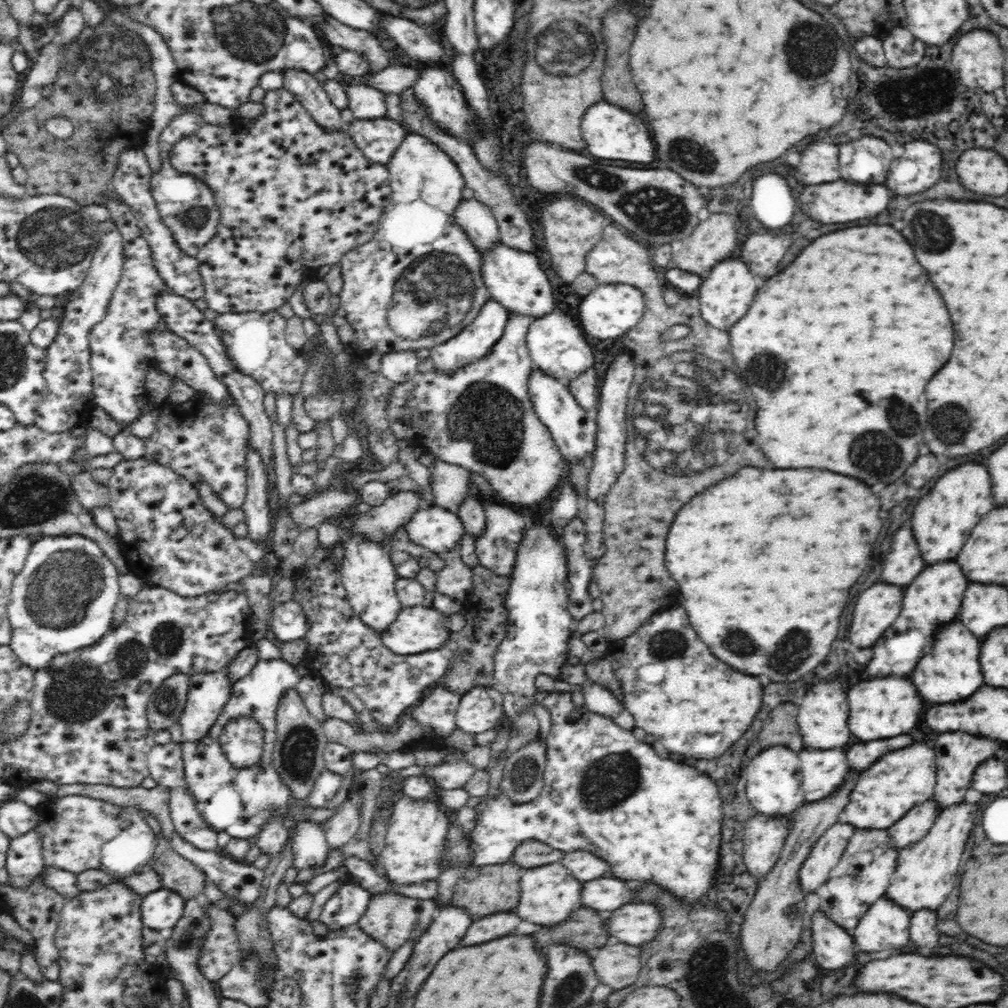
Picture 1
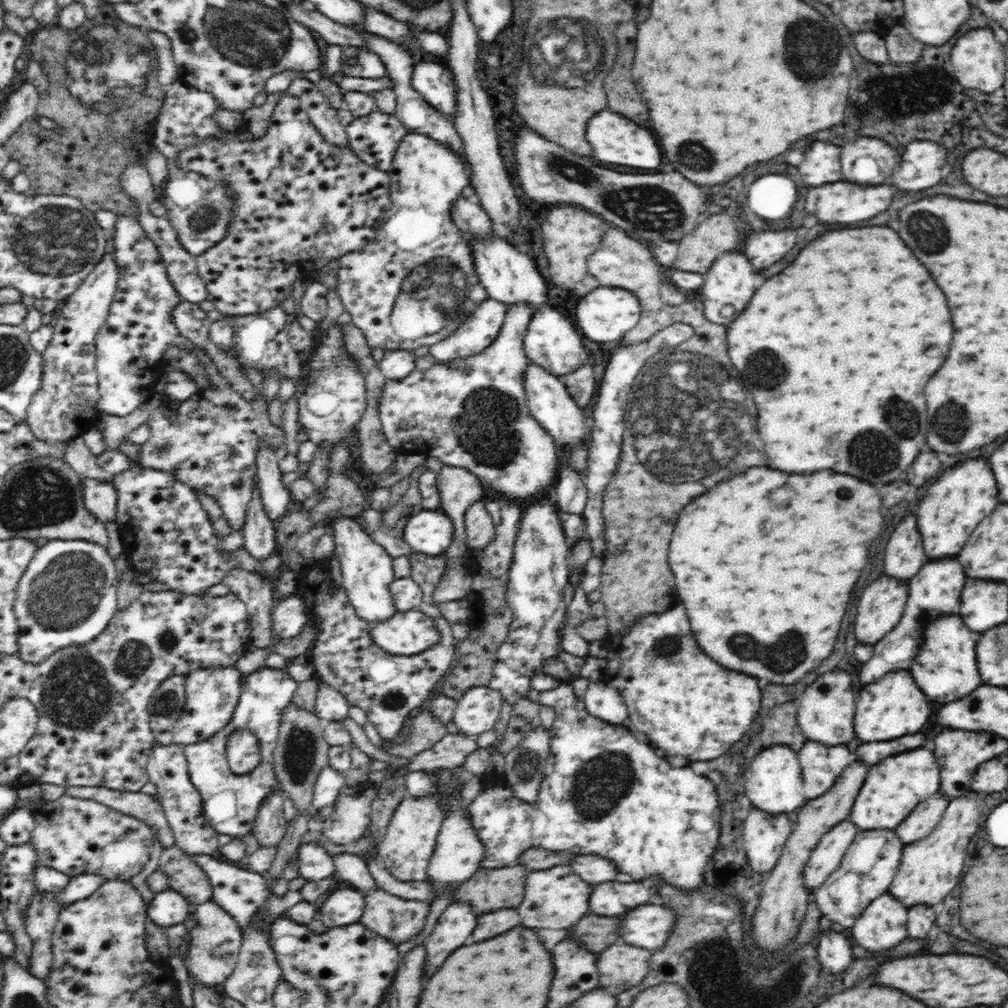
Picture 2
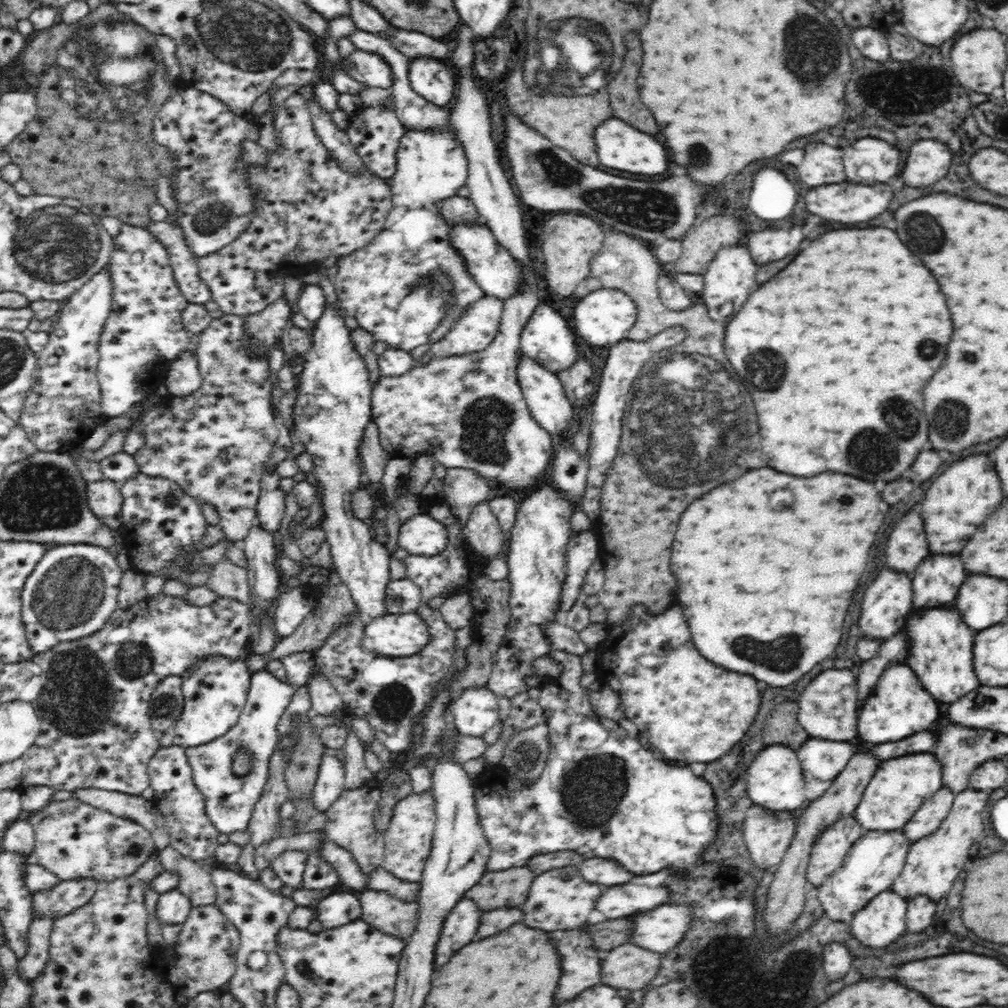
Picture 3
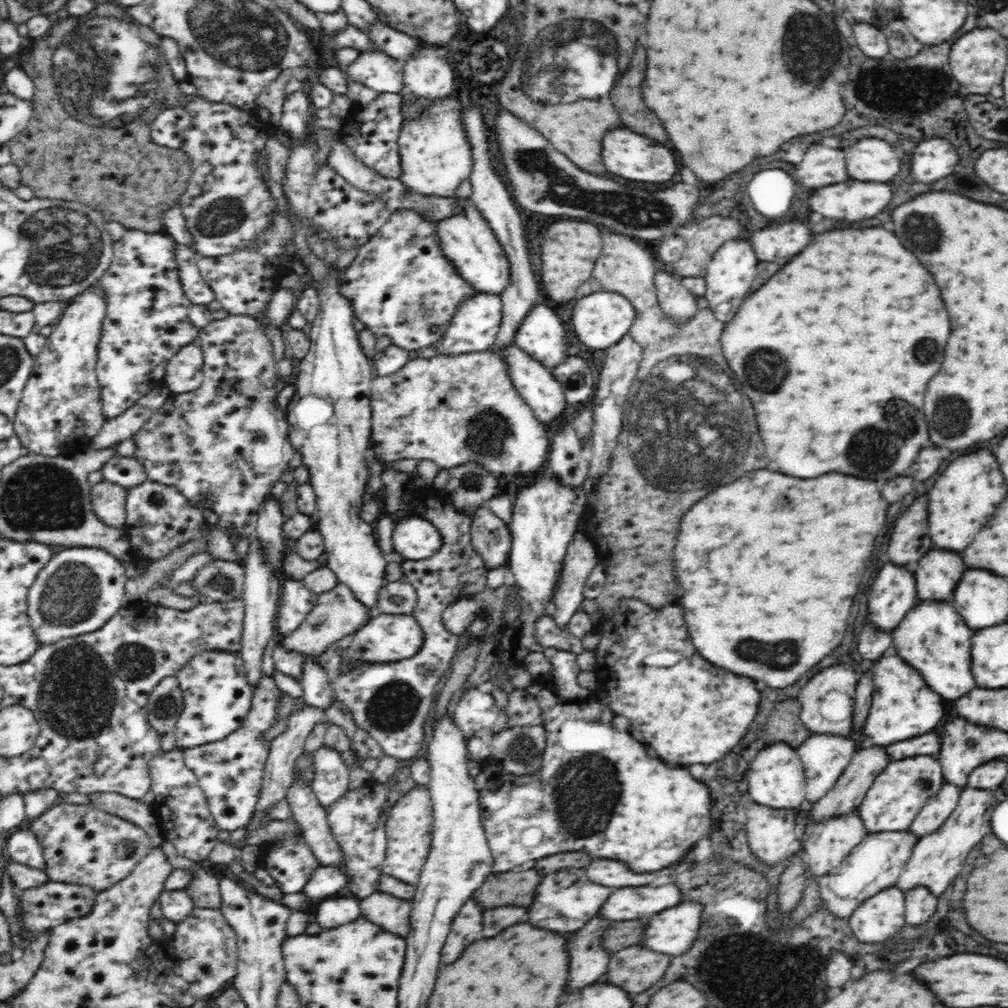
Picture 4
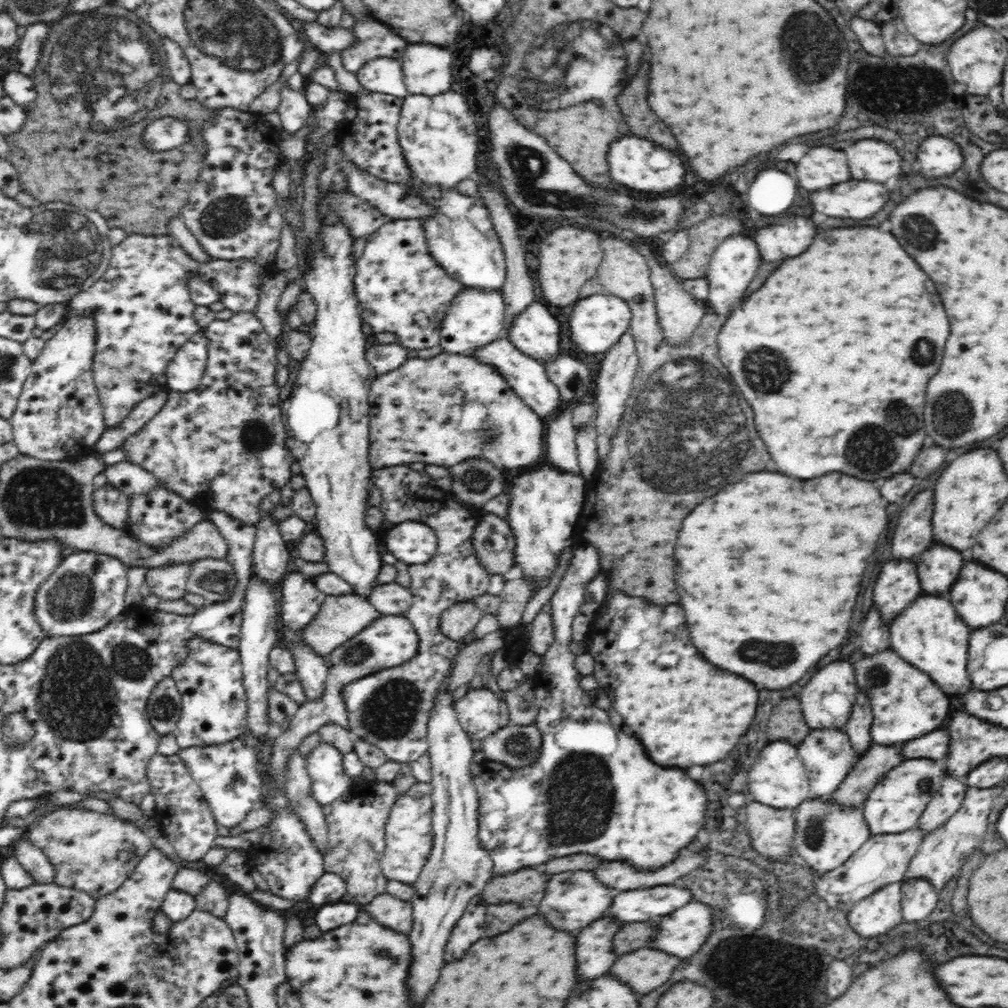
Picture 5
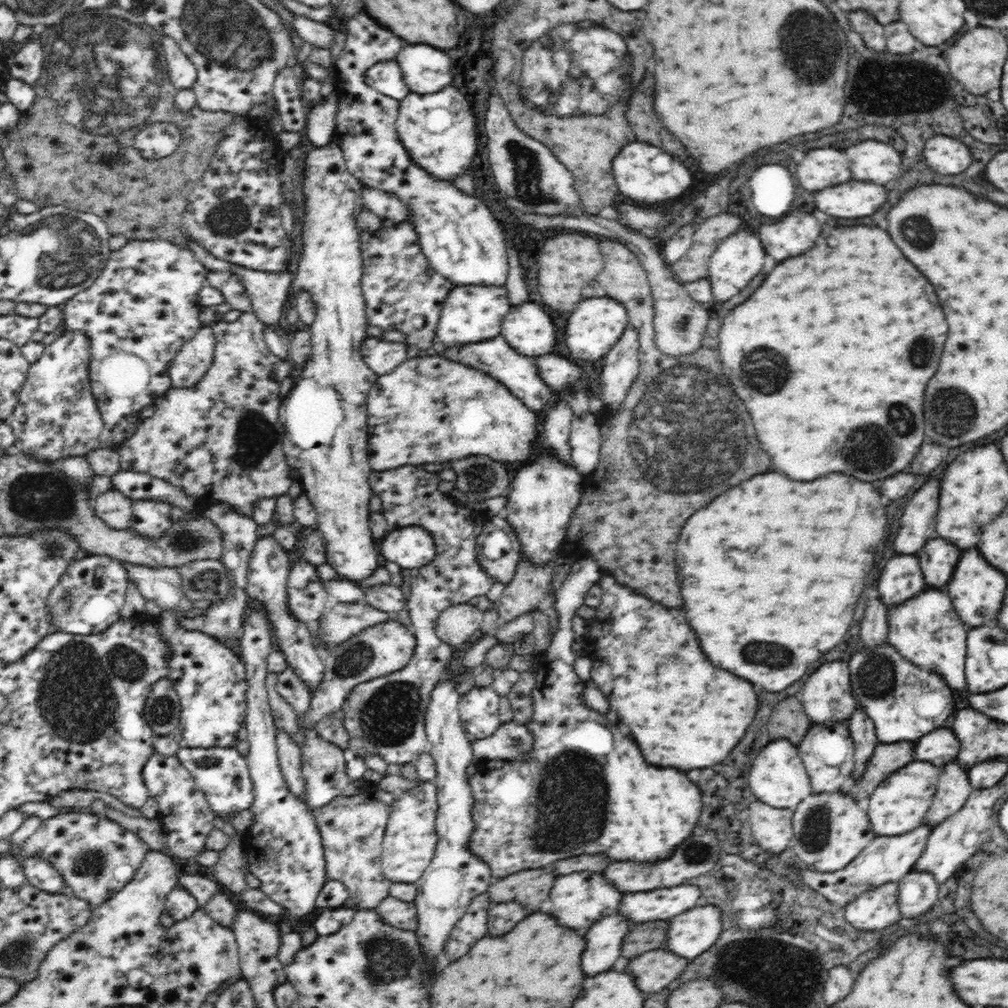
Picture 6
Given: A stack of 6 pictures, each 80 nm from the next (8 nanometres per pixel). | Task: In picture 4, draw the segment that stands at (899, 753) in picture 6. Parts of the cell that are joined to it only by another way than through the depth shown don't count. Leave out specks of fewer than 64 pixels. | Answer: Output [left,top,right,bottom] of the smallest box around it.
[808,746,890,821]

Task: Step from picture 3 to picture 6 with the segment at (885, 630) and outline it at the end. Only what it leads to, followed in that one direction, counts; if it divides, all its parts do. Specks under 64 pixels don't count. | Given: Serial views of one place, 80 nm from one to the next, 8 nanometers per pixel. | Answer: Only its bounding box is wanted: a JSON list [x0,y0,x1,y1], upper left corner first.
[878,554,926,606]

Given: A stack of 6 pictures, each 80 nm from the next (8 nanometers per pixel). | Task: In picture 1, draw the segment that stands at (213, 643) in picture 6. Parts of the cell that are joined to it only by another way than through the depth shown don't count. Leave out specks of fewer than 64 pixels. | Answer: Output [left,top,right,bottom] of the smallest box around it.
[169,668,232,744]

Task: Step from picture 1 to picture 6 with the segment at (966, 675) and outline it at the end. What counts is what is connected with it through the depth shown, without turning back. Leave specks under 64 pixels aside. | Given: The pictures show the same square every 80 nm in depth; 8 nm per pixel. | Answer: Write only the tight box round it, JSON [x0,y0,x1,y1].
[888,590,968,690]

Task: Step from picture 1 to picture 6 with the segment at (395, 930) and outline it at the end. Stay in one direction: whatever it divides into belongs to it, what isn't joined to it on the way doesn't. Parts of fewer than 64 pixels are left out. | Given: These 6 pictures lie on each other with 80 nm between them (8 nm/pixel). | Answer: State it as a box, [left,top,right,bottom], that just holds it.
[374,896,418,931]

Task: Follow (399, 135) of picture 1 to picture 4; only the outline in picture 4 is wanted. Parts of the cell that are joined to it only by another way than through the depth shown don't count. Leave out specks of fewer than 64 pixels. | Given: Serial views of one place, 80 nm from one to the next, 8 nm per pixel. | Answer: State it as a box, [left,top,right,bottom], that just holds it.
[338,94,404,179]

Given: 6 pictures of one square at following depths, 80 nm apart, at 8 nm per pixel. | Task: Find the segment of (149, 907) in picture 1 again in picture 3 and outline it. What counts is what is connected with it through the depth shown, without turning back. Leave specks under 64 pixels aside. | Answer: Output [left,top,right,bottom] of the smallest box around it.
[156,888,193,925]

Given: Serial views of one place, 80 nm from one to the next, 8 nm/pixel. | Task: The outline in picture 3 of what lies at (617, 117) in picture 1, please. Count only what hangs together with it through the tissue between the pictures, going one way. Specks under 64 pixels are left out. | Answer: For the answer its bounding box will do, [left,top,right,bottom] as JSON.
[594,116,668,176]

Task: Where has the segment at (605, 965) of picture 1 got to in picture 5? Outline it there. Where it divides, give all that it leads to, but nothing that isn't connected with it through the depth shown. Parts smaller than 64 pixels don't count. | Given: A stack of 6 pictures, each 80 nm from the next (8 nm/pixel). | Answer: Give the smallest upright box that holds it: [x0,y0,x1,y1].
[609,946,680,996]

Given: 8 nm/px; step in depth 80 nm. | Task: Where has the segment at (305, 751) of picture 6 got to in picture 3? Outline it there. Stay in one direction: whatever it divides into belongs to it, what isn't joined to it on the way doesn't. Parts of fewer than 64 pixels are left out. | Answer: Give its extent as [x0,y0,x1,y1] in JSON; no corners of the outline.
[313,750,345,812]

